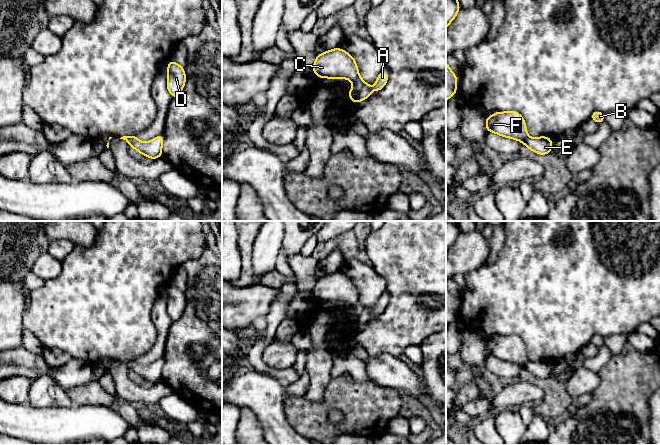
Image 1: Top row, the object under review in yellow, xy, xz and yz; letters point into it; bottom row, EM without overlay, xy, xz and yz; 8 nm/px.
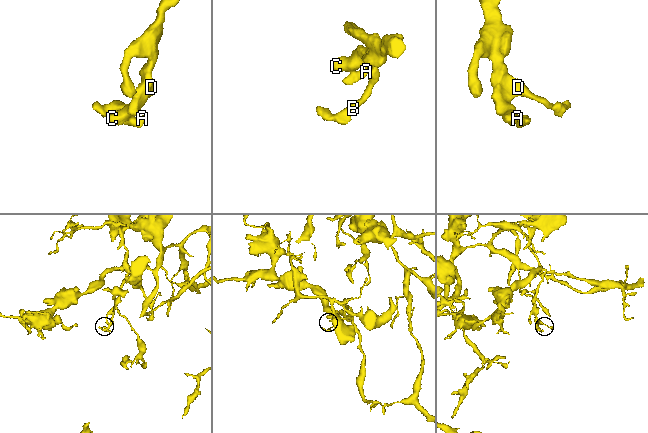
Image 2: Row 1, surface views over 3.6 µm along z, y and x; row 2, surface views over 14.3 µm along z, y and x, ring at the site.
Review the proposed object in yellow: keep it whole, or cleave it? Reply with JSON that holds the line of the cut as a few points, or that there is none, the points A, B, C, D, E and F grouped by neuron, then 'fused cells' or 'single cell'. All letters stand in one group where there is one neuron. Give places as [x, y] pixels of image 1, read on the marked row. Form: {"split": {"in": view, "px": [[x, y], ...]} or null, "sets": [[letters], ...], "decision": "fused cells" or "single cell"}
{"split": {"in": "yz", "px": [[529, 137], [524, 144]]}, "sets": [["A", "E"], ["B", "C", "D", "F"]], "decision": "fused cells"}

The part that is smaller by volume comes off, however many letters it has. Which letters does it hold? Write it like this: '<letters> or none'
A, E

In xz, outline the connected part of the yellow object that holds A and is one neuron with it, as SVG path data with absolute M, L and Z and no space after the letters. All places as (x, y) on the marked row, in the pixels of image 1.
M385 69L381 71L375 81L375 86L369 86L361 77L353 81L352 89L347 93L348 97L352 99L353 103L363 101L370 97L373 90L380 91L388 81L389 74L385 73Z

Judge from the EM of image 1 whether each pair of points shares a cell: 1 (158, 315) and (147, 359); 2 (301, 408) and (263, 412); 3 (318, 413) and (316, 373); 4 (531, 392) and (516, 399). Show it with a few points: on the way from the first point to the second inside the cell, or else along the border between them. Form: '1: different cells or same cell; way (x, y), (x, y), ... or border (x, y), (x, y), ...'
1: same cell; way (161, 326), (161, 342), (158, 348)
2: different cells; border (283, 397), (285, 416), (296, 430)
3: different cells; border (330, 381), (320, 401), (310, 401), (302, 396)
4: same cell; way (527, 393), (520, 395)

